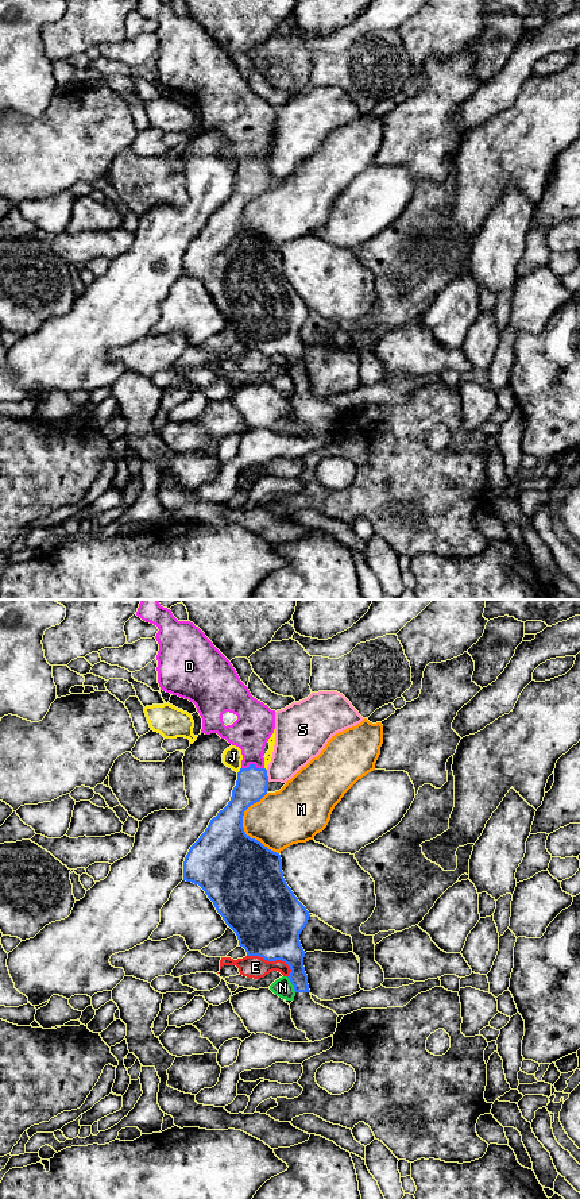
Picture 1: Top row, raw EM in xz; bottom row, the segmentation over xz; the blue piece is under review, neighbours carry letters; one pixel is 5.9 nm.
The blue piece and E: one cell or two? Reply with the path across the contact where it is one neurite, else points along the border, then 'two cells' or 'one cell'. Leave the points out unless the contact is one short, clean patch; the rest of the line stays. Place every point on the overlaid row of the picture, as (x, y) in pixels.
border along xz (247, 955), (258, 955), (267, 960), (282, 960), (292, 971); two cells

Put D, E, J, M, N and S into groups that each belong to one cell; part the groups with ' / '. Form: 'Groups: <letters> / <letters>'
Groups: D / E / J / M / N / S

